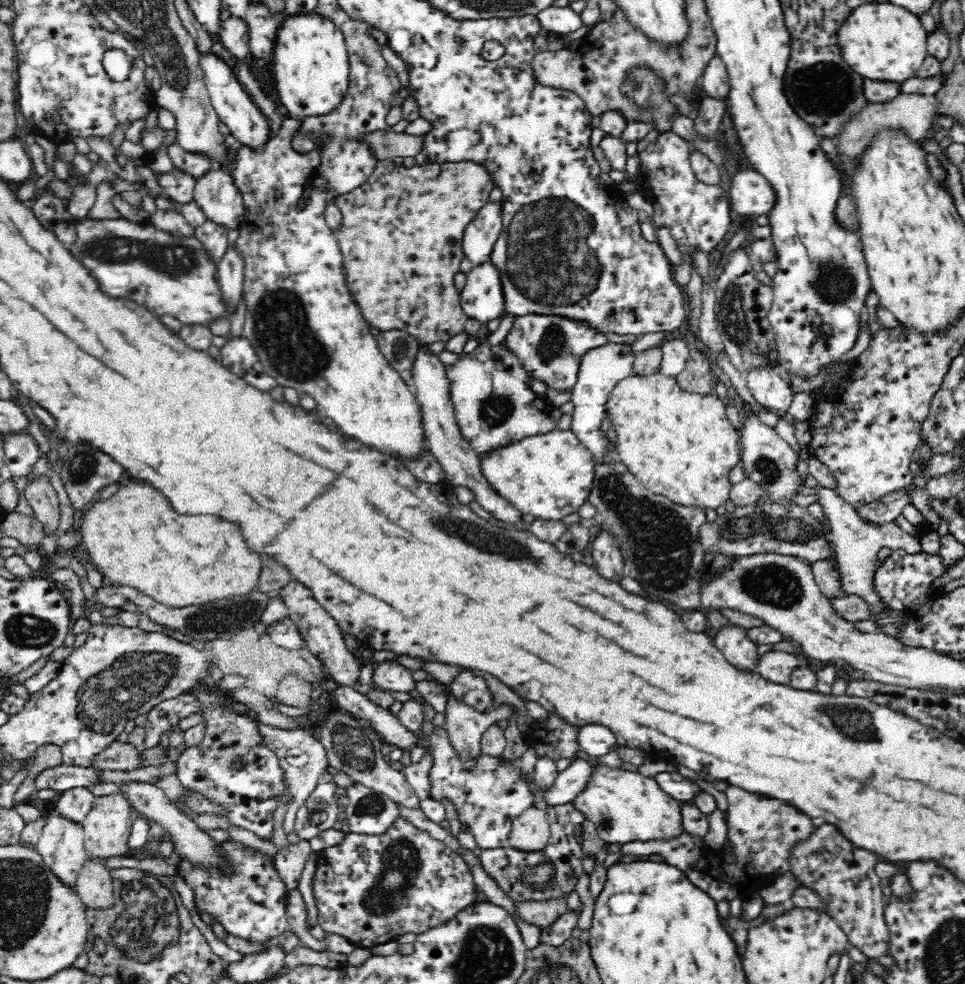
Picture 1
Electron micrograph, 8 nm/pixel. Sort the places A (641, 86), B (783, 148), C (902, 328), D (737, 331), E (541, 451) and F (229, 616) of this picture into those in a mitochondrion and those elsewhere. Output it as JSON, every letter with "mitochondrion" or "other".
{"A":"mitochondrion","B":"other","C":"other","D":"mitochondrion","E":"other","F":"mitochondrion"}

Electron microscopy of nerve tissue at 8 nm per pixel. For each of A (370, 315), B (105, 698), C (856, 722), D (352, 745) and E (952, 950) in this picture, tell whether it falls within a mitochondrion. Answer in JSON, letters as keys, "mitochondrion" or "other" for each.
{"A":"other","B":"mitochondrion","C":"mitochondrion","D":"mitochondrion","E":"mitochondrion"}

